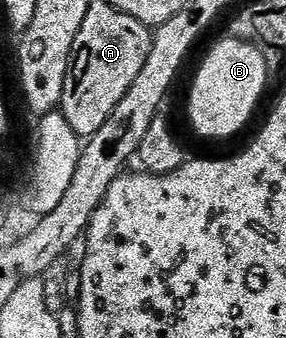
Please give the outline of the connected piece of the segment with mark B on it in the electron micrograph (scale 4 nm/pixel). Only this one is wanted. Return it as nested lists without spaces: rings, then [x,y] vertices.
[[[224,39],[206,54],[189,92],[189,120],[194,130],[209,140],[225,140],[235,135],[252,118],[269,76],[265,69],[266,53],[258,45]]]

